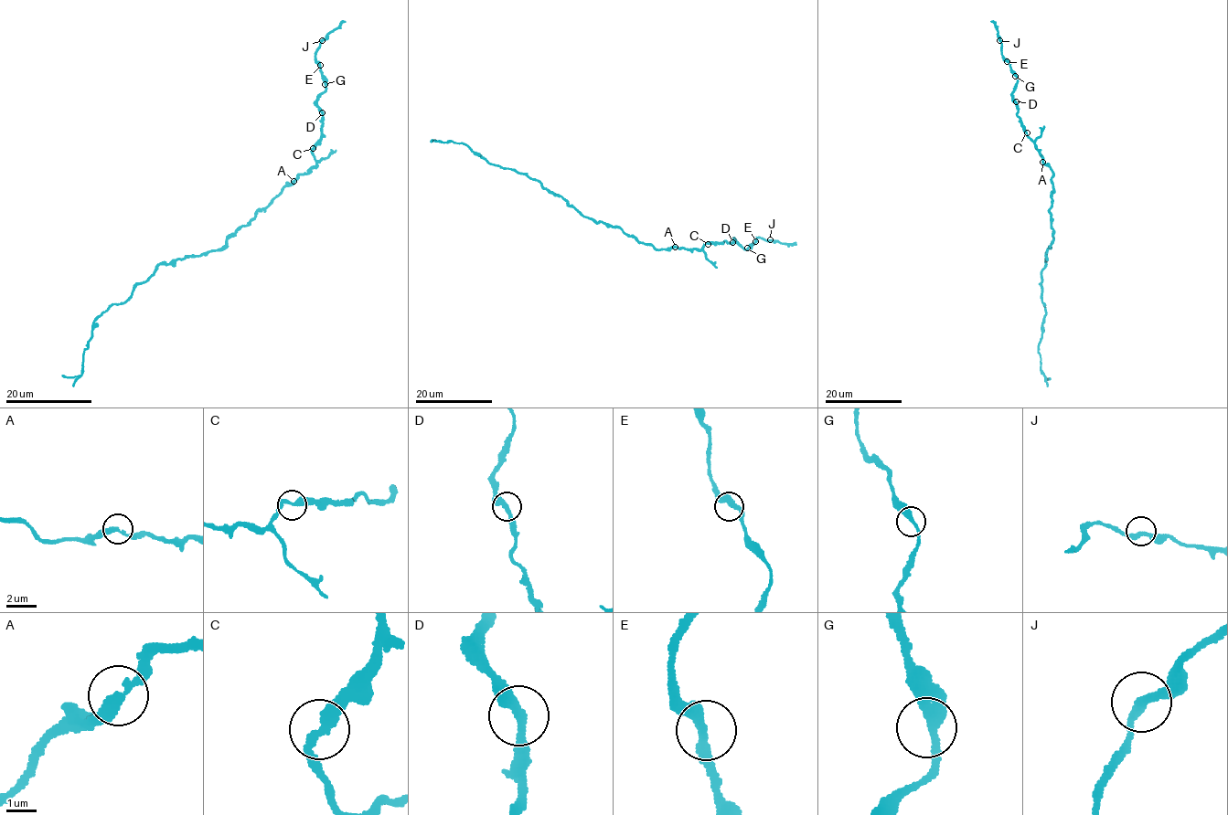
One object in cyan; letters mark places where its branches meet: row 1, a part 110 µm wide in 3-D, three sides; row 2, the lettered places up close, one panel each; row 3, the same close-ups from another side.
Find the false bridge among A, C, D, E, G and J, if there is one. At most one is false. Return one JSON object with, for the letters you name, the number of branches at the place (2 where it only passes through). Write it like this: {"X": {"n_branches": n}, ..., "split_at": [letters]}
{"split_at": []}

